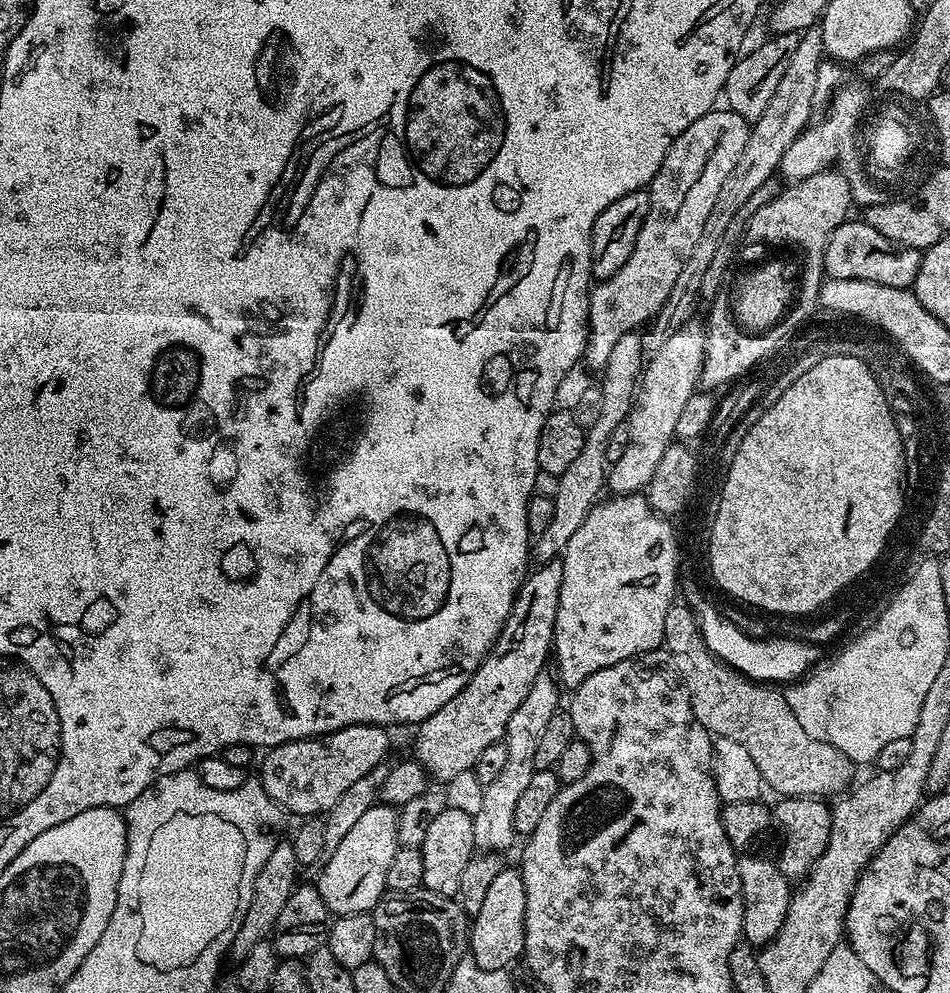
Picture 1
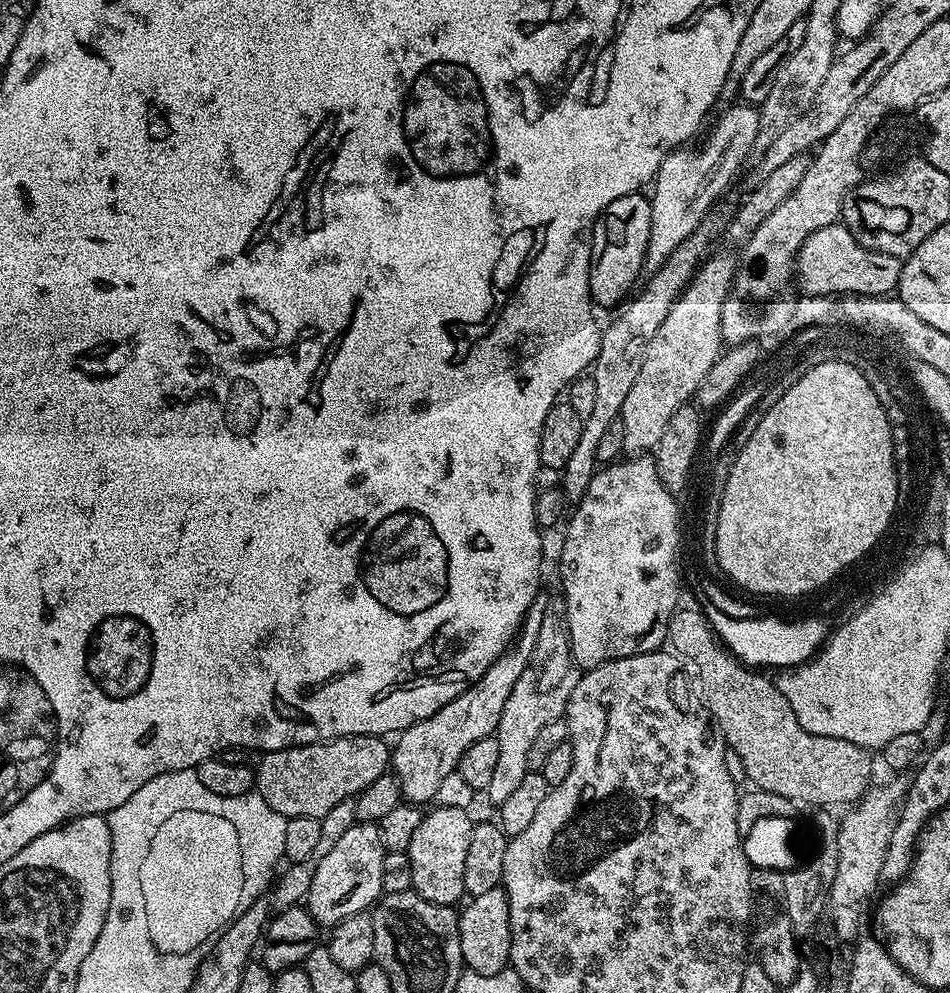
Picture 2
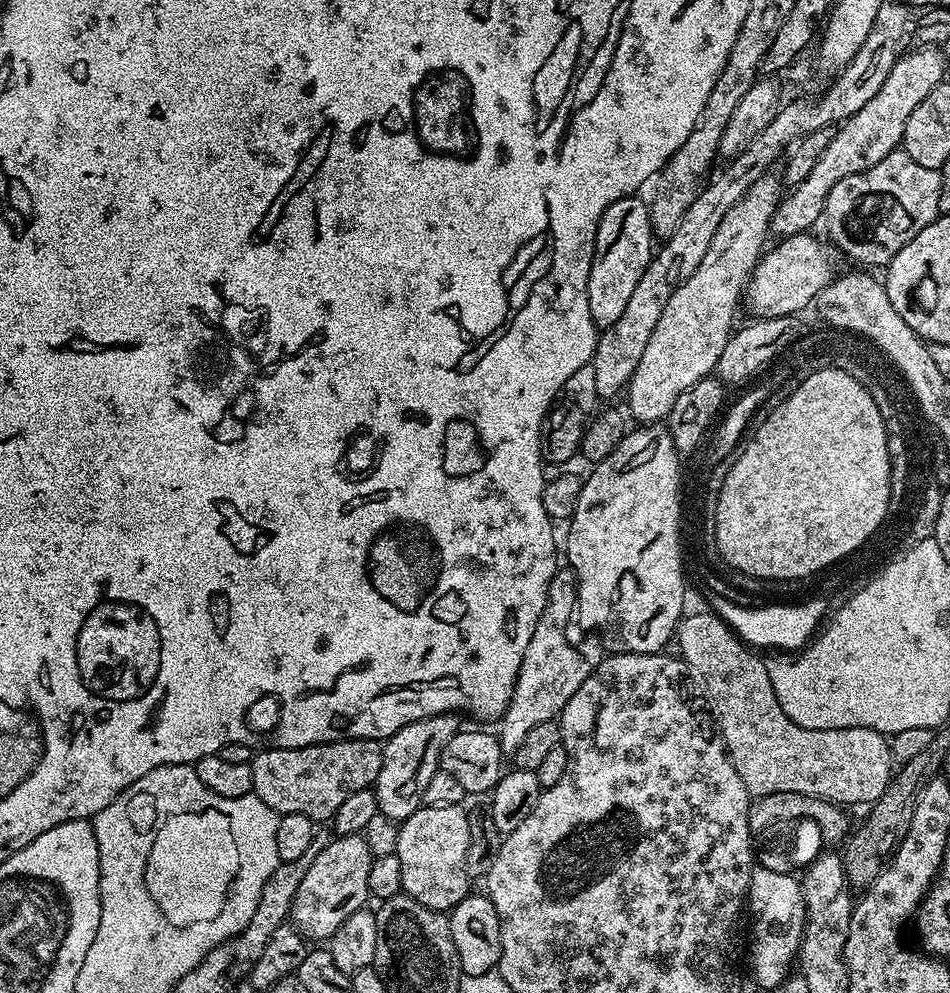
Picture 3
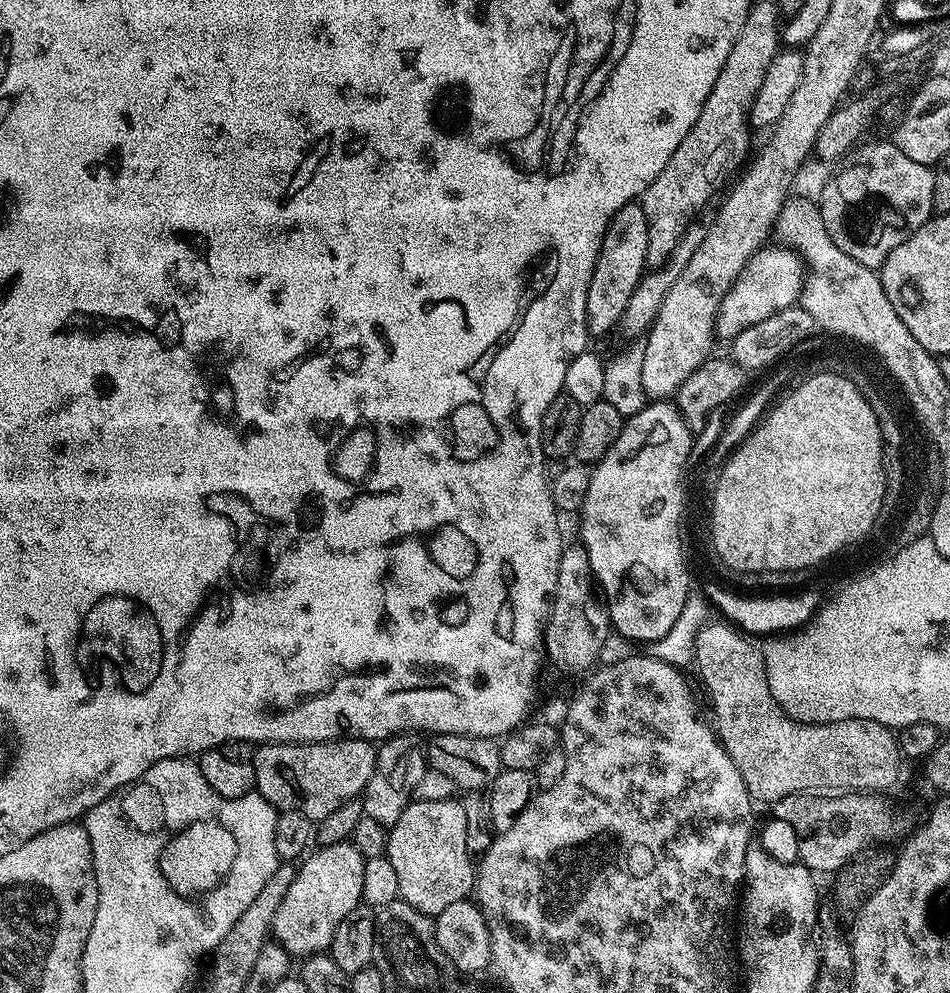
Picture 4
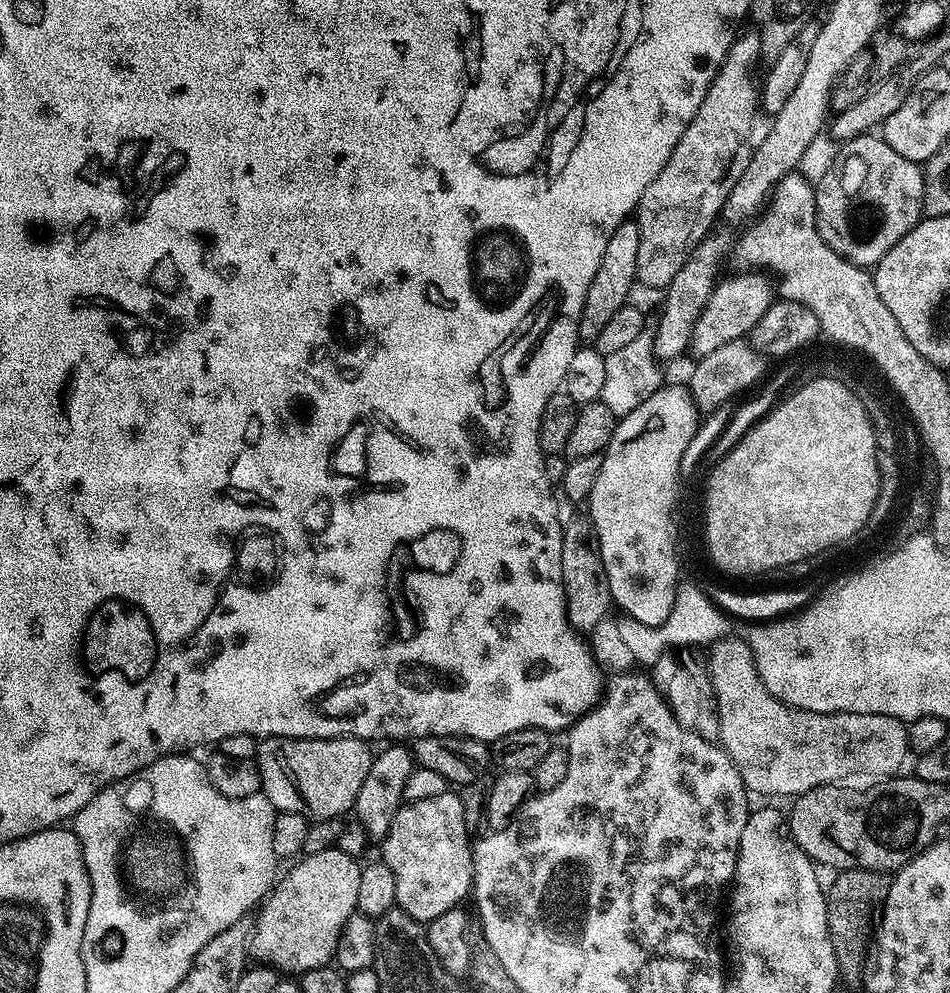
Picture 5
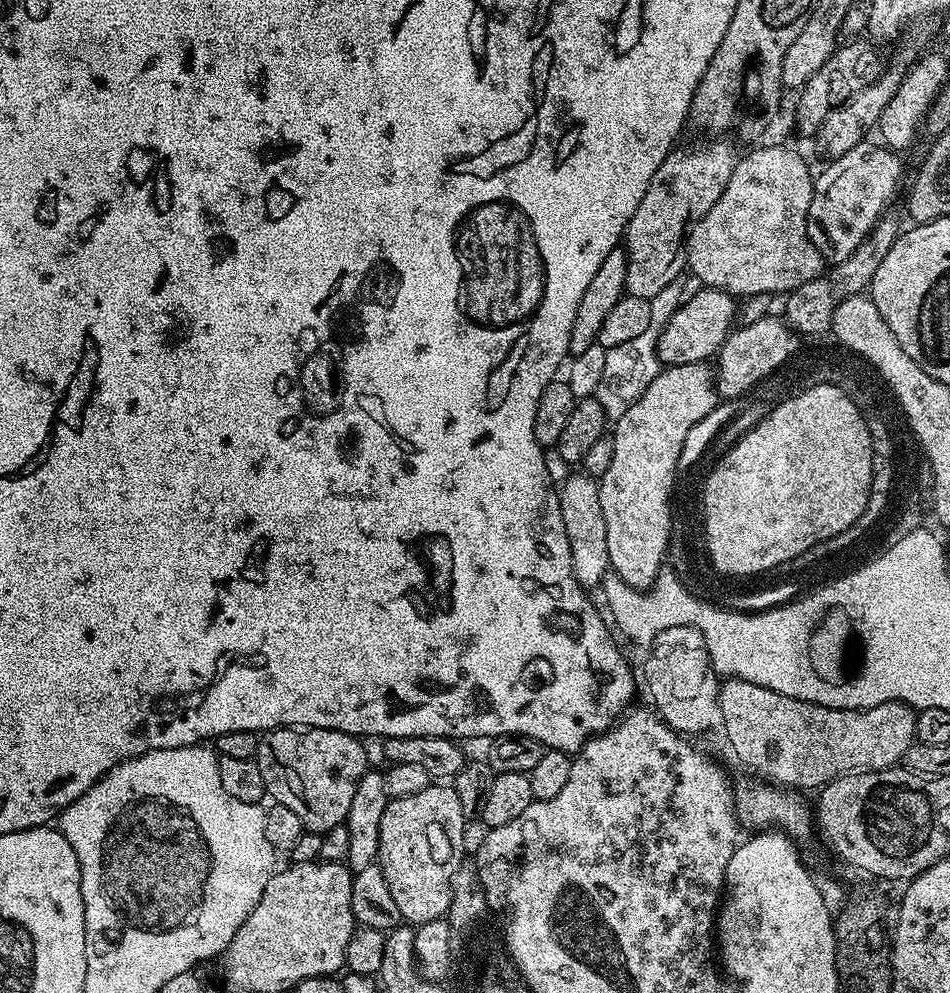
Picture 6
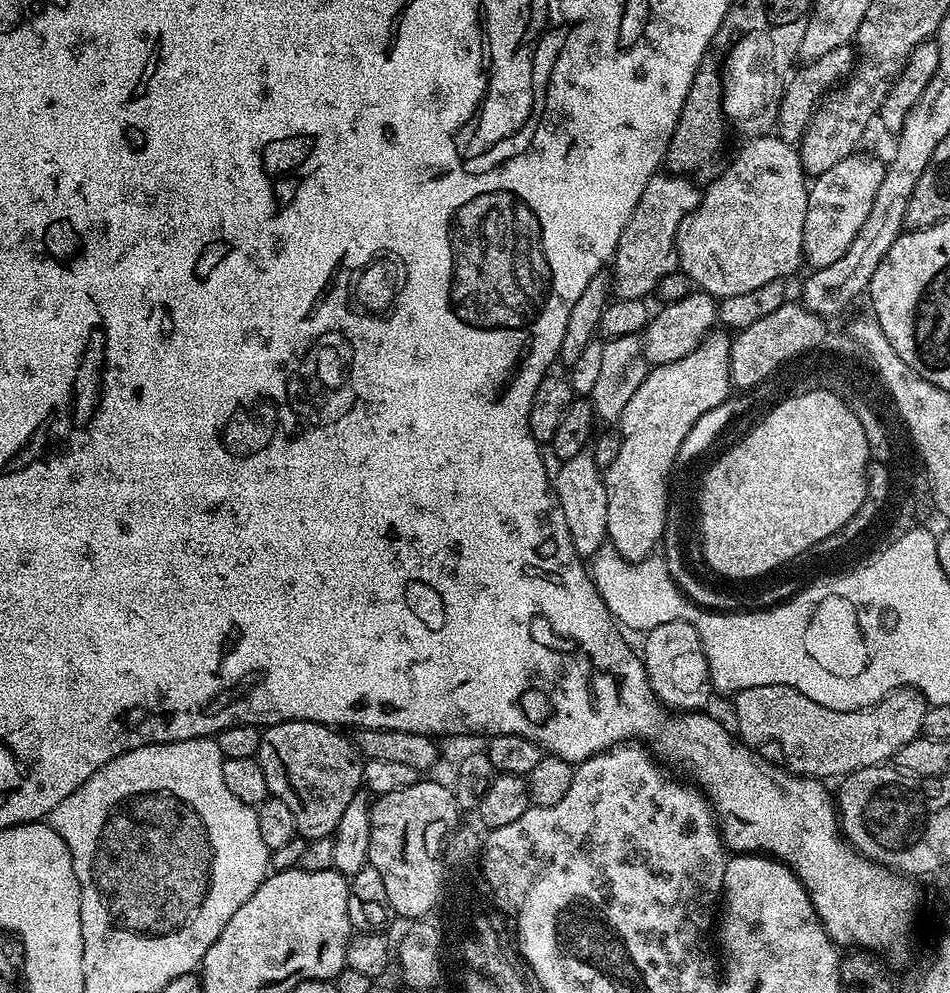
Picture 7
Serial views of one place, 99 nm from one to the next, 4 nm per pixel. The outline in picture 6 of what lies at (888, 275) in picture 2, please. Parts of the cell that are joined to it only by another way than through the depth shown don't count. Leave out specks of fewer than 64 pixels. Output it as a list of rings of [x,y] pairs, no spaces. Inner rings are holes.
[[[700,286],[697,289],[693,296],[691,293],[685,299],[680,308],[674,310],[673,316],[666,322],[661,337],[657,340],[657,358],[661,365],[702,364],[711,361],[737,323],[737,301],[731,294],[720,288]]]

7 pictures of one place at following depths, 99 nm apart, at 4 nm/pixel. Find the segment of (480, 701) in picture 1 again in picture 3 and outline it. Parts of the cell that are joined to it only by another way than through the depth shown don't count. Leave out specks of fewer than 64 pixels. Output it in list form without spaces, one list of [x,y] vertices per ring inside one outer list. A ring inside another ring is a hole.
[[[455,715],[447,716],[431,716],[429,720],[419,720],[418,722],[410,722],[406,726],[402,726],[402,730],[398,730],[393,736],[389,736],[383,741],[380,753],[382,754],[382,766],[378,770],[378,778],[374,785],[374,791],[378,798],[378,806],[380,812],[386,814],[386,818],[394,821],[405,820],[410,818],[410,814],[414,814],[424,804],[424,791],[430,778],[434,778],[434,774],[440,771],[440,755],[446,746],[446,742],[458,731],[461,731],[462,724],[459,724]]]

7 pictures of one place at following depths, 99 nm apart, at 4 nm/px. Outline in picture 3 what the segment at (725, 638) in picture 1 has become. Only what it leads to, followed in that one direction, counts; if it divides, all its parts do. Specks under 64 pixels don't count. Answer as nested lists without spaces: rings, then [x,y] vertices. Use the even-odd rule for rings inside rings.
[[[713,595],[711,600],[711,611],[721,616],[745,644],[756,650],[799,650],[813,639],[826,616],[824,605],[814,598],[808,598],[805,604],[772,604],[769,608],[738,605],[718,595]]]

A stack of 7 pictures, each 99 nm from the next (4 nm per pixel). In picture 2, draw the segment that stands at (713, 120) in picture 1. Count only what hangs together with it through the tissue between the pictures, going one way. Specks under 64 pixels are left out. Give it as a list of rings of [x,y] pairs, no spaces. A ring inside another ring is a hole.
[[[736,102],[721,114],[716,120],[716,125],[708,132],[701,148],[693,146],[681,146],[675,152],[668,153],[664,157],[662,166],[656,171],[656,179],[650,188],[650,199],[652,201],[652,213],[650,214],[650,242],[644,255],[644,263],[649,269],[655,270],[698,230],[698,226],[709,215],[708,210],[712,203],[727,190],[736,176],[736,171],[744,164],[744,159],[753,151],[754,138],[758,136],[758,111],[747,102]]]

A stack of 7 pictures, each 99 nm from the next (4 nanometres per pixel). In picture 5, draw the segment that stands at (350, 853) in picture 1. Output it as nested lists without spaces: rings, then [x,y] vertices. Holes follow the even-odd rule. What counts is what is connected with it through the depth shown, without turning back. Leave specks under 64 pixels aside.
[[[334,847],[330,850],[322,850],[322,854],[297,859],[292,866],[288,877],[285,880],[283,877],[273,887],[267,899],[259,905],[250,937],[251,959],[261,965],[275,968],[280,974],[292,974],[288,972],[303,974],[333,963],[338,938],[342,934],[342,926],[346,926],[348,919],[357,912],[358,878],[362,864],[357,857],[342,854],[342,850]]]

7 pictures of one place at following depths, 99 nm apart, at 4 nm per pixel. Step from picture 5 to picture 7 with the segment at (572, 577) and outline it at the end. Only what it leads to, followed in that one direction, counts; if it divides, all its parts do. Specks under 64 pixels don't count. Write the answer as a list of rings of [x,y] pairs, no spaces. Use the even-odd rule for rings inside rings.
[[[582,451],[574,458],[563,461],[554,479],[554,491],[562,506],[562,514],[566,514],[566,530],[570,530],[570,542],[574,542],[574,550],[582,558],[595,556],[608,540],[608,523],[604,472],[594,462],[591,451]]]

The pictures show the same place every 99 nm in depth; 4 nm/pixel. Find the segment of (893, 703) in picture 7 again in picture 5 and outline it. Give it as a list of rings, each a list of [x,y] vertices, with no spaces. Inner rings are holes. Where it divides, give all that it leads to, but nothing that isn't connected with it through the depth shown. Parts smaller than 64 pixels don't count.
[[[723,638],[711,645],[706,671],[713,684],[717,704],[719,745],[727,752],[734,766],[742,774],[742,782],[749,793],[760,796],[788,796],[795,798],[806,790],[823,784],[847,781],[847,776],[891,778],[901,771],[904,759],[910,756],[908,730],[905,721],[882,714],[854,714],[853,712],[811,712],[784,704],[762,682],[752,664],[752,651],[743,639]]]

